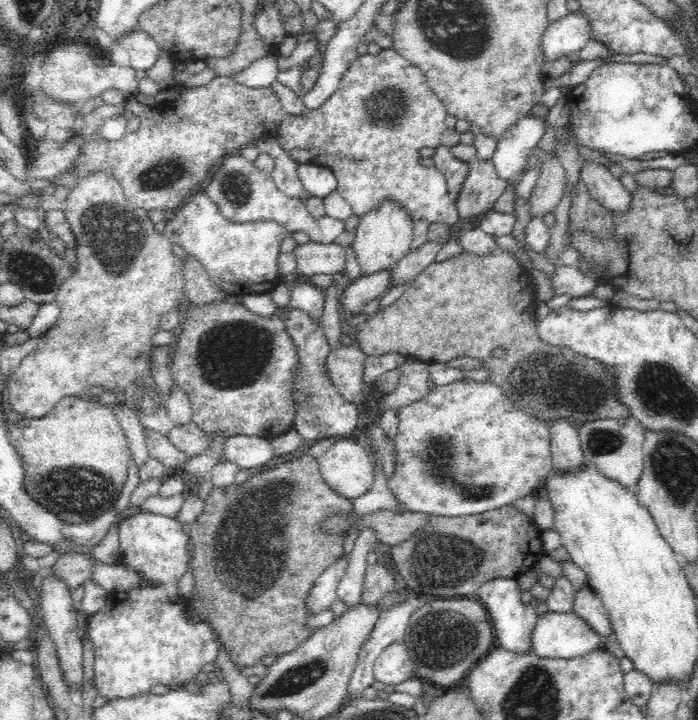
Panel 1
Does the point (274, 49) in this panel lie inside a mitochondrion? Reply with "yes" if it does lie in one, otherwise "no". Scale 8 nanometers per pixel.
no

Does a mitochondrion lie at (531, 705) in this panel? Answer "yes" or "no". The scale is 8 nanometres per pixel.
yes

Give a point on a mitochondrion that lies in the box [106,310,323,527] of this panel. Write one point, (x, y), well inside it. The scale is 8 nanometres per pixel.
(230, 355)

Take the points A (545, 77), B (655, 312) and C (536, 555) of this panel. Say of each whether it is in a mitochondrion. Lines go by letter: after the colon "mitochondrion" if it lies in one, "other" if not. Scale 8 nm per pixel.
A: other
B: other
C: other

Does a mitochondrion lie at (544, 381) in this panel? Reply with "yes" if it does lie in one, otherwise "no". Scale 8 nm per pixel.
yes

